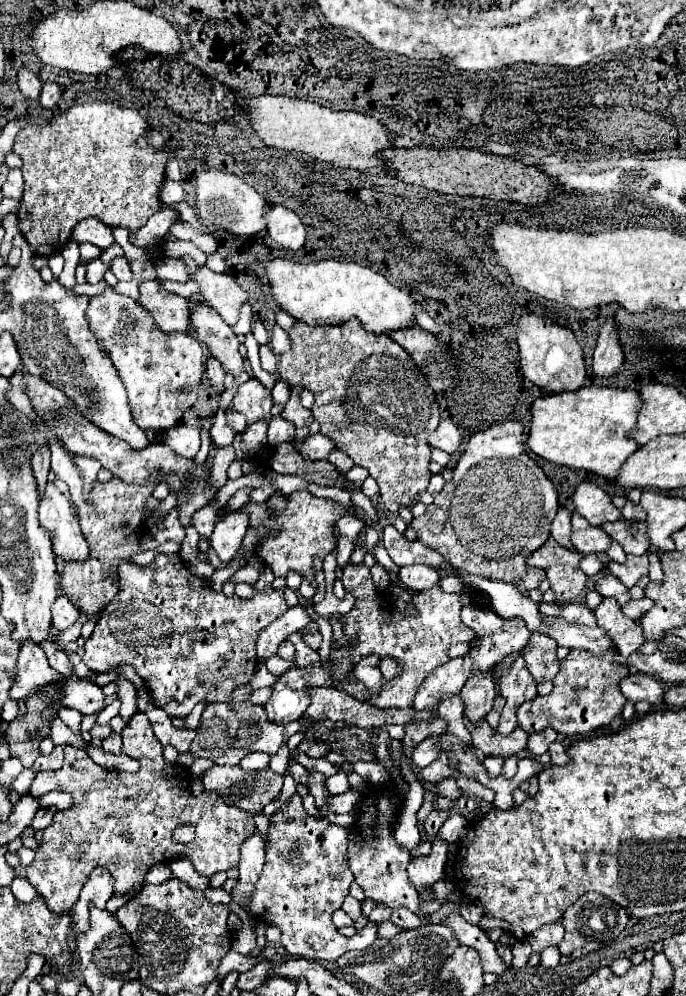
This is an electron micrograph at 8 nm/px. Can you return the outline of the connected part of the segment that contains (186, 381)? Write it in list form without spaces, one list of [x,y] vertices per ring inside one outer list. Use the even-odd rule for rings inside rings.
[[[110,290],[90,298],[86,320],[96,342],[100,342],[100,346],[112,360],[120,380],[126,382],[124,386],[128,392],[128,402],[132,406],[130,410],[134,422],[142,430],[152,428],[158,434],[176,426],[182,420],[184,410],[194,406],[198,390],[202,386],[202,344],[190,334],[162,334],[162,330],[158,330],[154,322],[150,322],[150,314],[146,314],[146,310],[138,306],[138,302]]]

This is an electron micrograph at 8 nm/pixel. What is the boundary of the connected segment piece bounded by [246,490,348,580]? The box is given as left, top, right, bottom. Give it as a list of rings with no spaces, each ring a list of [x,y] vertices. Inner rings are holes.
[[[298,490],[288,496],[288,508],[278,518],[270,518],[266,514],[264,504],[254,504],[254,502],[246,504],[246,512],[250,512],[250,526],[264,524],[270,530],[276,530],[276,528],[280,530],[278,538],[270,538],[256,546],[256,554],[264,558],[264,562],[274,570],[274,574],[286,576],[288,570],[296,570],[298,574],[312,580],[314,578],[312,558],[314,556],[324,558],[328,552],[334,550],[332,526],[340,517],[347,514],[348,509],[332,499],[316,498],[306,490]],[[294,504],[296,504],[296,508],[294,508]]]

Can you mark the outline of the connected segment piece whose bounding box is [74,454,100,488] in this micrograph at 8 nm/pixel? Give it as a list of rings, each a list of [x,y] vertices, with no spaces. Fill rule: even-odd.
[[[76,454],[76,456],[74,456],[74,460],[76,460],[76,466],[80,468],[80,472],[82,472],[84,480],[88,482],[88,484],[84,484],[84,486],[86,486],[86,488],[90,488],[90,482],[94,482],[94,480],[96,480],[96,474],[98,474],[98,470],[100,470],[100,462],[98,462],[96,458],[80,456],[80,454]]]

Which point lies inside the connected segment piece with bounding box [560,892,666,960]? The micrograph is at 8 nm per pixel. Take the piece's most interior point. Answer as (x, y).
(593, 922)

